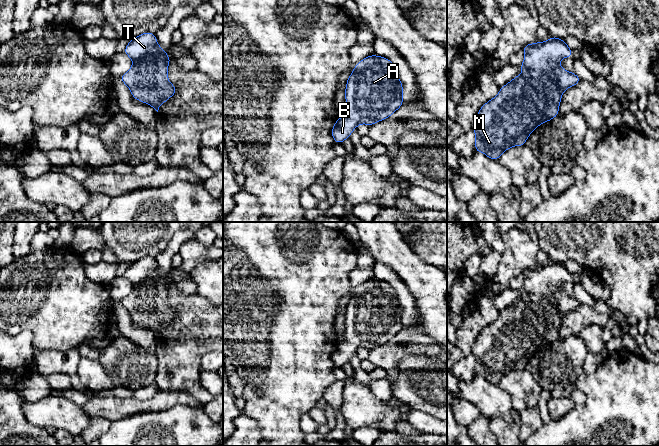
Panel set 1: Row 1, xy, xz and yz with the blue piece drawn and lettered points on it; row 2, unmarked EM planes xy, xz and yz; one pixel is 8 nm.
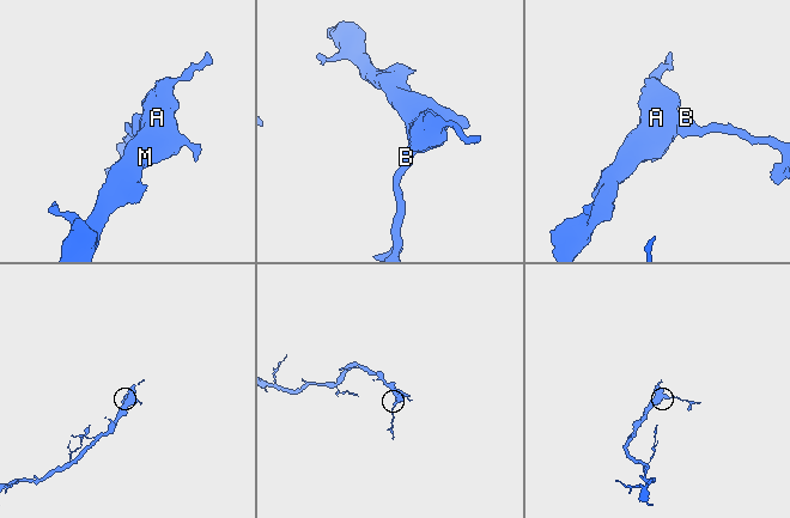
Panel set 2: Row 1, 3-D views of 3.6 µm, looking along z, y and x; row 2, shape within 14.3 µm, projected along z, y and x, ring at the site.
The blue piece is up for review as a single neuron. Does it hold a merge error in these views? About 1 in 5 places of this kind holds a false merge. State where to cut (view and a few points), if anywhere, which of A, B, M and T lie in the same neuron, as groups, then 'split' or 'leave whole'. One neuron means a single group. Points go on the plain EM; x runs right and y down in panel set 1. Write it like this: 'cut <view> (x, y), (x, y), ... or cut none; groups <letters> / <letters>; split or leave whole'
cut none; groups A B M T; leave whole

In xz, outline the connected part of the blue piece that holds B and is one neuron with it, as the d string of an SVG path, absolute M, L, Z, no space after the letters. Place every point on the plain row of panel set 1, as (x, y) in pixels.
M365 281L348 301L345 324L345 340L337 342L331 354L334 366L339 368L350 362L359 348L376 348L403 329L403 308L396 290L385 281Z

